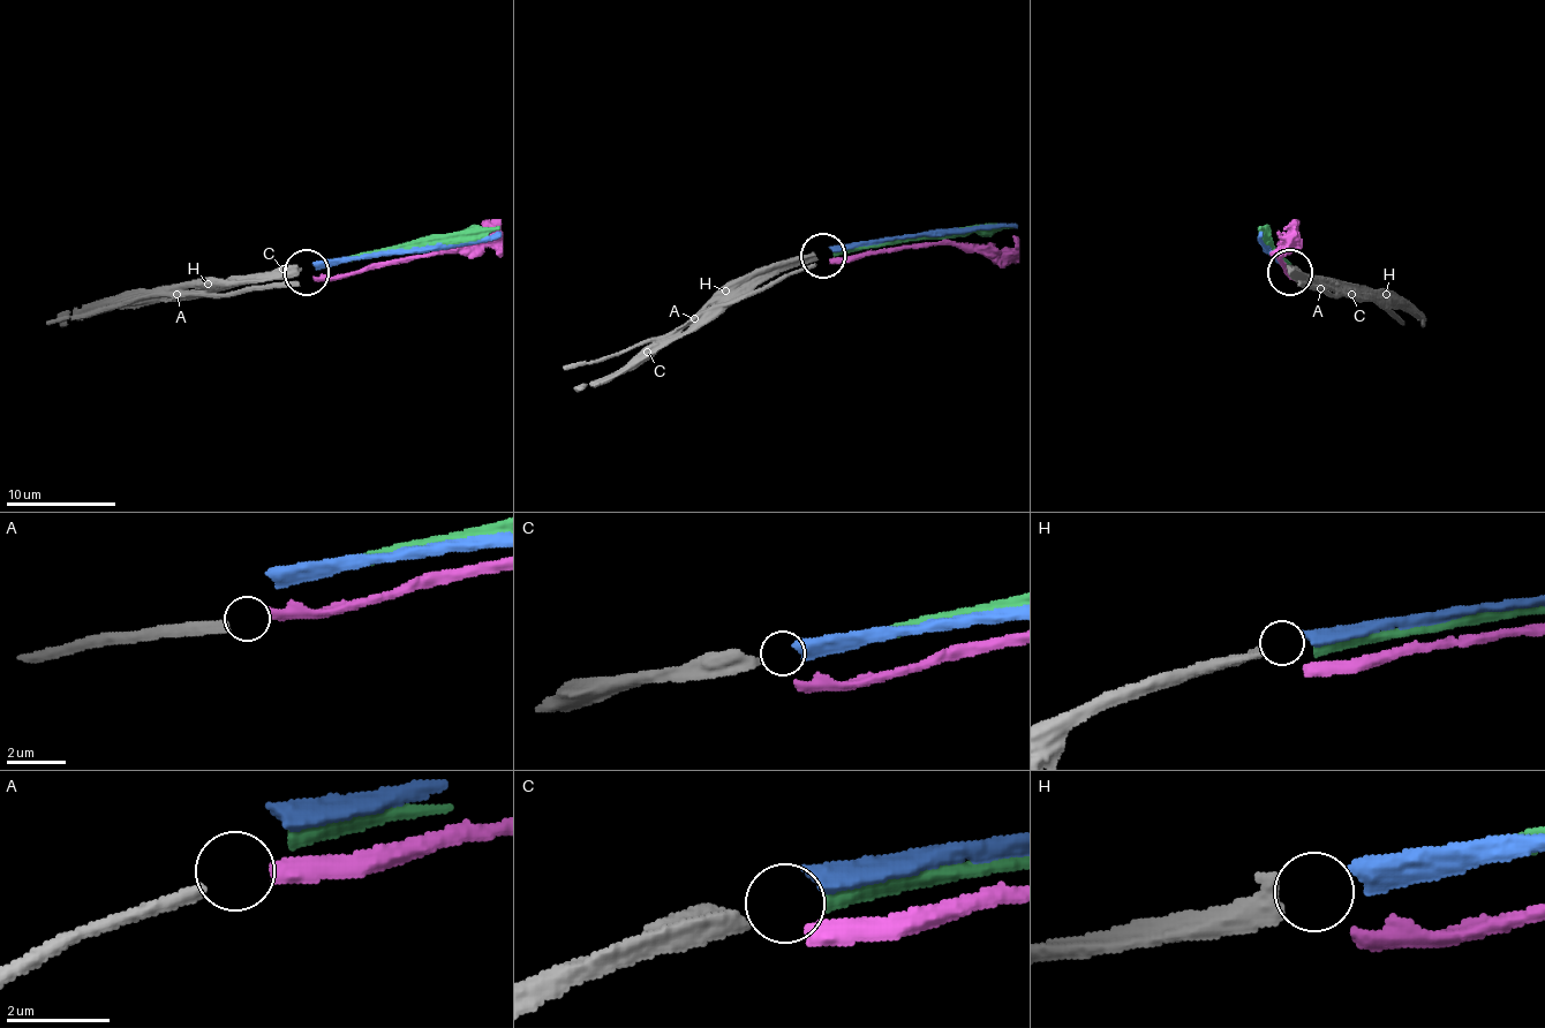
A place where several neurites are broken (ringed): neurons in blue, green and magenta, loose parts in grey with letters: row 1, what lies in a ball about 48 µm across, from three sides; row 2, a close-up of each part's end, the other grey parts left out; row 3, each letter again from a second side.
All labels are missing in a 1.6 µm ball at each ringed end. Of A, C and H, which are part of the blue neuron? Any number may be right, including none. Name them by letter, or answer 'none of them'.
H

